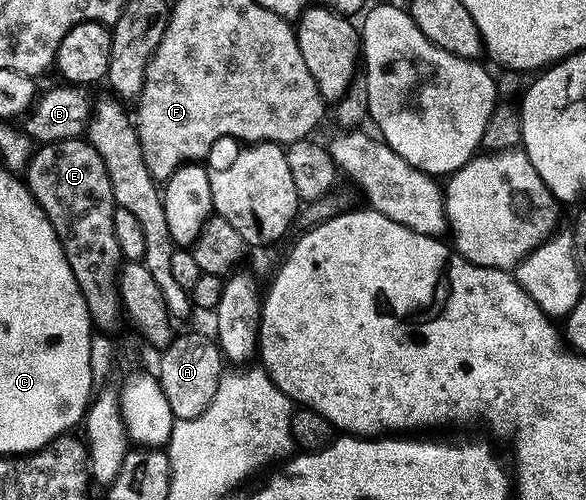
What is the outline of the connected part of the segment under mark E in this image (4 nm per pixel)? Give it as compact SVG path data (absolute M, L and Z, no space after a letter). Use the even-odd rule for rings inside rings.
M78 137L39 145L31 154L25 180L33 199L37 199L41 211L45 211L49 223L53 223L53 231L57 231L57 239L73 271L73 279L77 279L77 287L81 287L81 295L87 300L92 326L99 331L112 331L125 317L123 300L119 298L119 271L124 259L121 247L117 247L117 235L113 235L113 215L117 206L113 199L113 187L109 183L109 171L105 171L101 155L97 155L87 140Z

